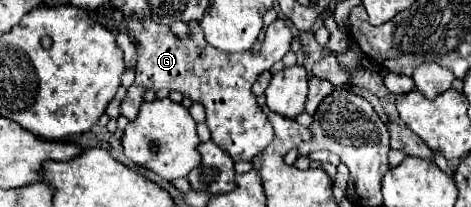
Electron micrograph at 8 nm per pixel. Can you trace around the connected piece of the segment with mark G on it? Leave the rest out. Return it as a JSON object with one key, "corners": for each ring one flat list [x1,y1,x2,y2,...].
{"corners":[[125,18,125,24,127,34,137,42,137,68,135,68,137,76,121,104,121,116,133,120,139,112,139,106,143,104,143,94,147,90,159,88,177,90,183,96,191,98,193,102,203,104,211,140,217,146,221,146,233,158,233,162,239,160,251,162,251,158,257,156,261,148,267,148,267,144,273,140,275,134,267,116,261,112,251,92,251,86,265,70,269,70,275,62,279,62,289,50,293,32,283,18,277,18,267,28,259,54,217,52,217,48,209,48,209,44,205,44,199,24,189,24,191,36,187,40,179,40,177,36,171,34,169,28,159,26,153,20]]}

